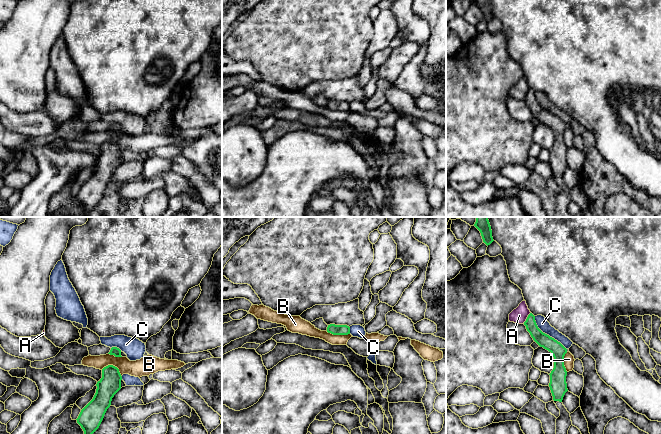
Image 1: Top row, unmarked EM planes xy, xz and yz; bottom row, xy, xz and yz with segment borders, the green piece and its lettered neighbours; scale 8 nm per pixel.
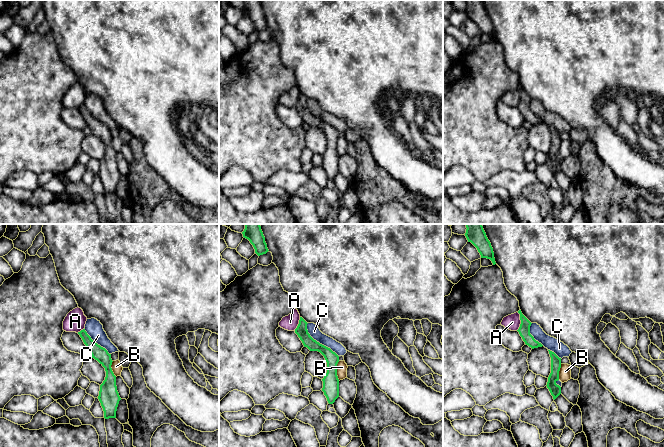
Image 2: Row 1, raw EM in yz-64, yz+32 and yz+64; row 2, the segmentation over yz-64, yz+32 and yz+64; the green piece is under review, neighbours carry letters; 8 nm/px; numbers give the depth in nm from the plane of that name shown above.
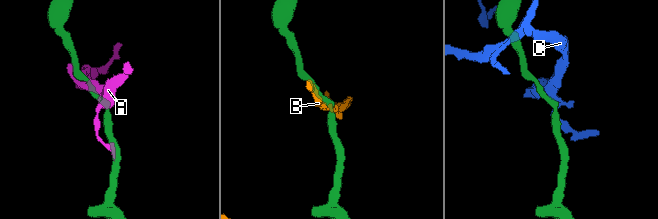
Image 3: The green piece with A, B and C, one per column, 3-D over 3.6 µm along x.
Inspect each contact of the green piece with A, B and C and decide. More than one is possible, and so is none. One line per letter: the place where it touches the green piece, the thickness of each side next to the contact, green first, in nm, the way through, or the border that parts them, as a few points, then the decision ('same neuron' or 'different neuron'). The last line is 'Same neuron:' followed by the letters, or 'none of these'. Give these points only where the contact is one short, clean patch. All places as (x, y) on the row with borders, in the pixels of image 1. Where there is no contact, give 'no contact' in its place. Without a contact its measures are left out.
A: yz (527, 318) | 110/130 nm | different neuron
B: xy (112, 365) | 170/140 nm | along xy (101, 369), (108, 365), (114, 365), (121, 376) | different neuron
C: yz (546, 334) | 120/90 nm | different neuron
Same neuron: none of these

